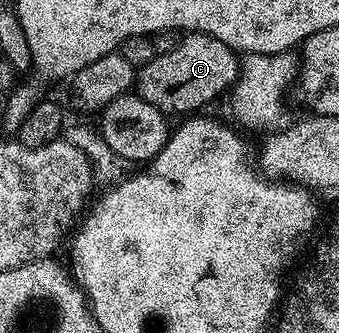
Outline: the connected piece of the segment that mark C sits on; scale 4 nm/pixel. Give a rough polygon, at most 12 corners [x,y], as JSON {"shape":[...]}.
{"shape":[[189,32],[136,71],[135,90],[166,116],[222,97],[238,55]]}

